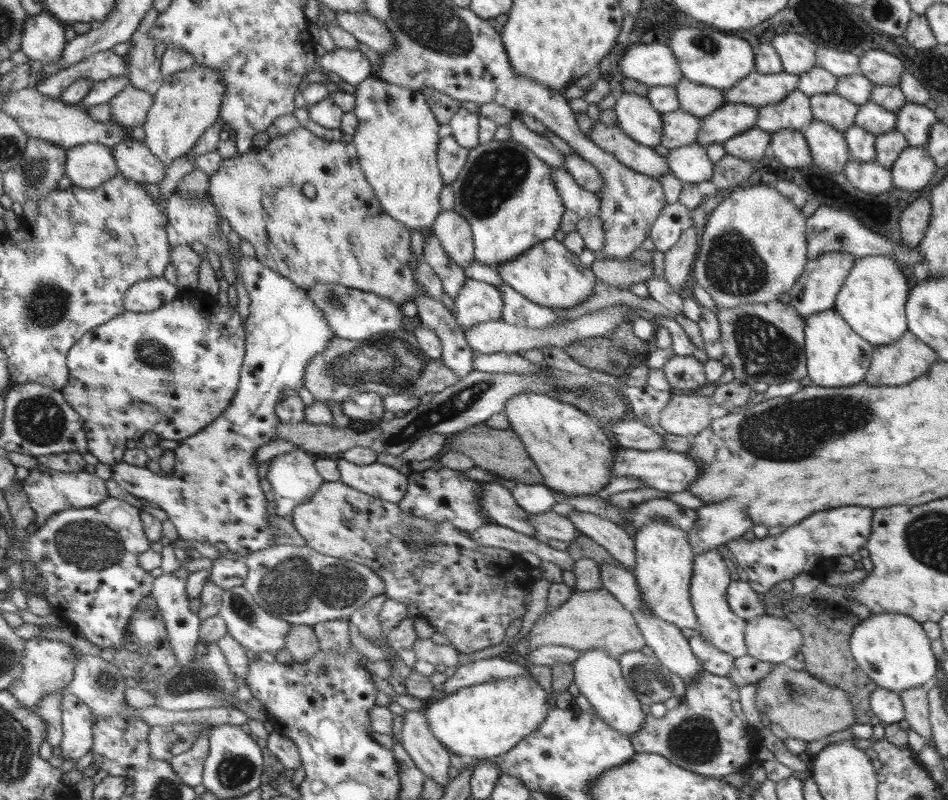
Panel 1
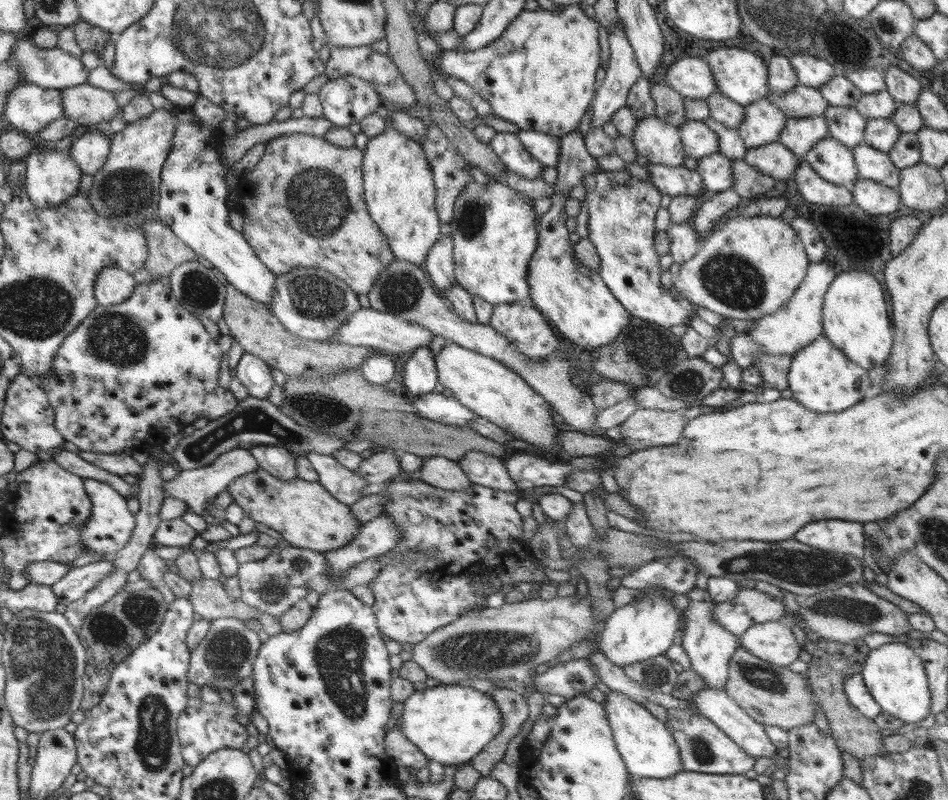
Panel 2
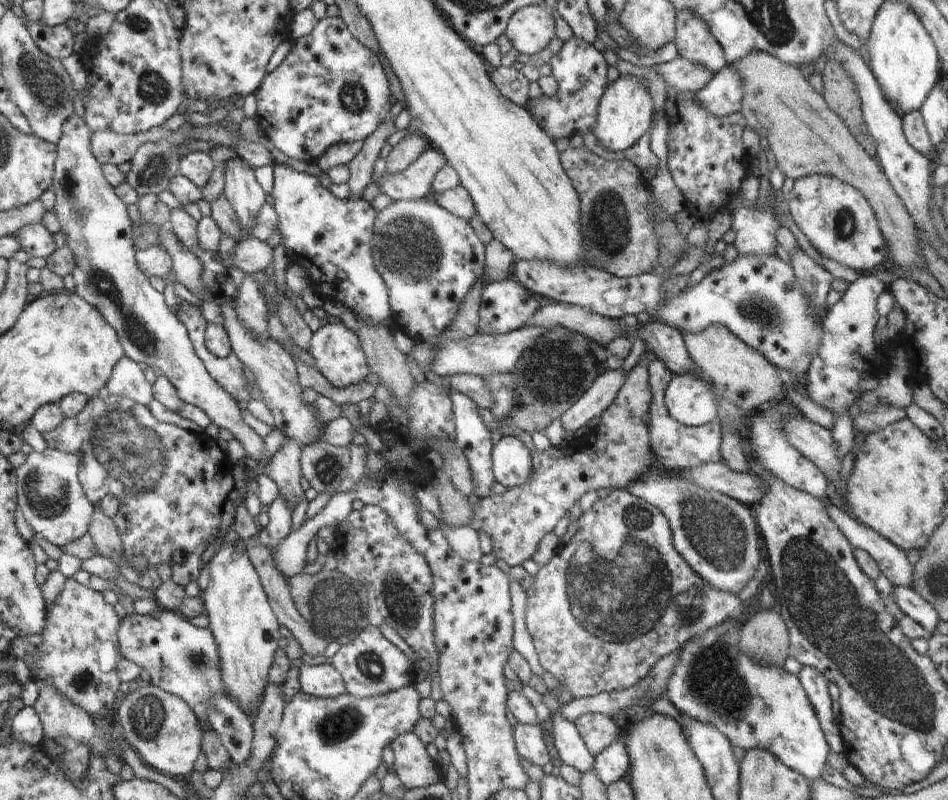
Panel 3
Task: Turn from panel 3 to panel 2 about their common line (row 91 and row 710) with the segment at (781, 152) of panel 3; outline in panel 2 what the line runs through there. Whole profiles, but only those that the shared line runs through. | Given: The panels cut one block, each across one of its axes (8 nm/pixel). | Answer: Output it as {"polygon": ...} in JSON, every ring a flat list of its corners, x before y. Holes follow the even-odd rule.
{"polygon":[[741,645,728,660,726,694,741,706,756,722,779,726,787,731,814,722,817,702,806,686,804,675,788,667,778,667,753,656]]}

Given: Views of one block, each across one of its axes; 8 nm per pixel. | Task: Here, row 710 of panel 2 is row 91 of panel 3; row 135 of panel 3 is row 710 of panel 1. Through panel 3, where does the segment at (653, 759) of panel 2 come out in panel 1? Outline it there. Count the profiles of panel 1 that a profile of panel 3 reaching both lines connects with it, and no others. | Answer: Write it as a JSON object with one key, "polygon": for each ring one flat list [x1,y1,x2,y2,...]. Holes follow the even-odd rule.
{"polygon":[[588,650,586,653,582,653,578,661,572,666,574,671,573,681,578,687,579,694,587,698,598,716,608,726,618,730,620,734,625,733,629,738,632,738,634,734,638,734,644,720,650,716,644,714,642,703,626,683,619,663,610,658,605,651]]}

